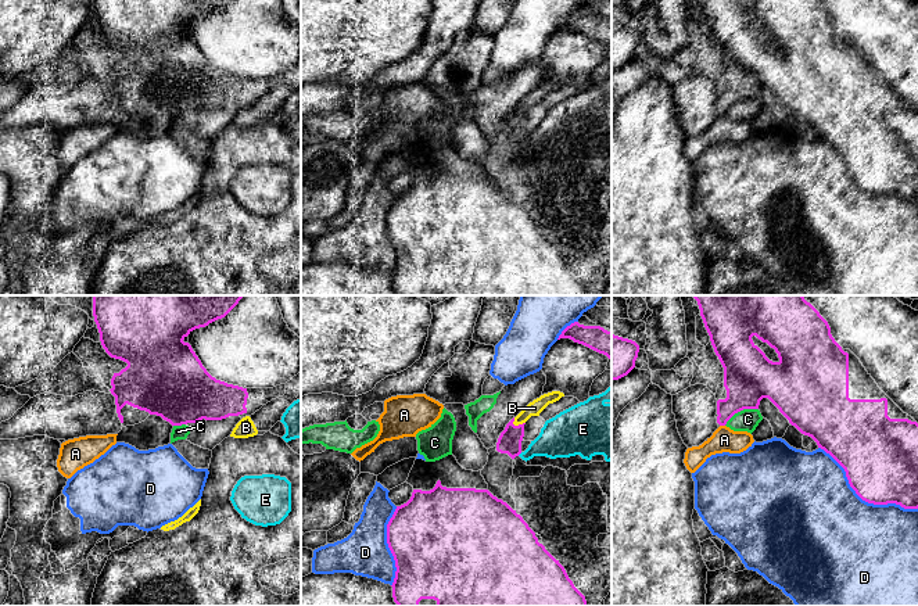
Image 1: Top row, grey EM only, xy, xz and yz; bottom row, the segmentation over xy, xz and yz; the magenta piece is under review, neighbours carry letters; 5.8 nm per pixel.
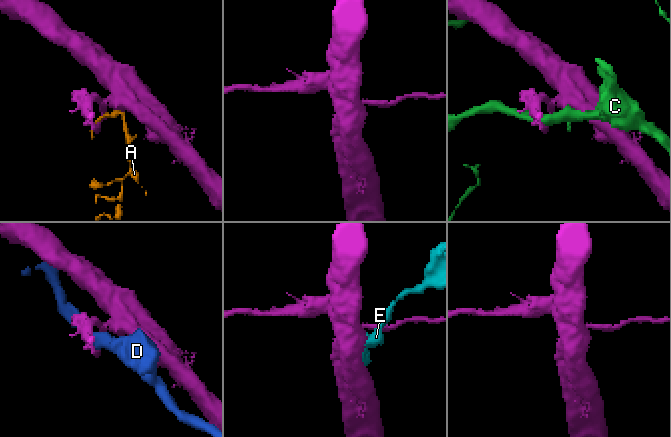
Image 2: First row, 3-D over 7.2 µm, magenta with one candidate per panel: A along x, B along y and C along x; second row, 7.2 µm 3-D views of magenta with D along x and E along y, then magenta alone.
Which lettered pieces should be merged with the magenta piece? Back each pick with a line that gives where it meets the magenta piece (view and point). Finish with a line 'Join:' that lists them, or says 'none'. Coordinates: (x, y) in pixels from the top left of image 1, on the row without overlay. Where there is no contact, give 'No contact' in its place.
Join: none

